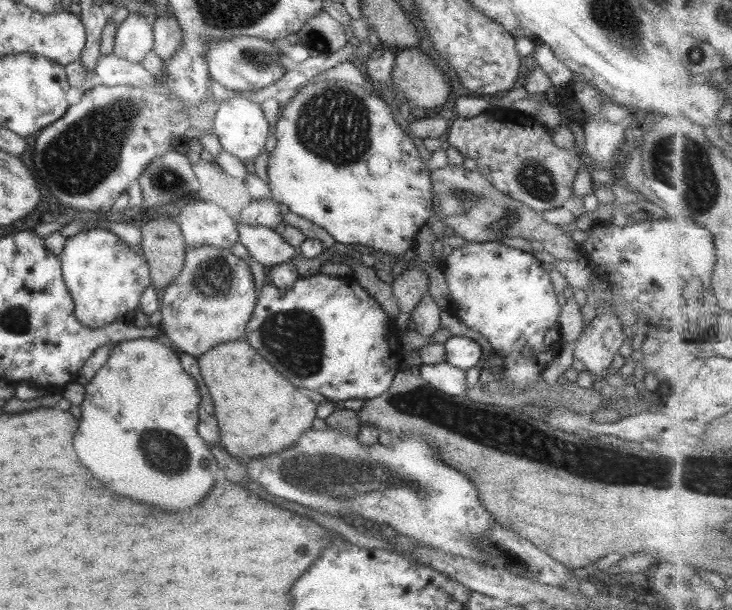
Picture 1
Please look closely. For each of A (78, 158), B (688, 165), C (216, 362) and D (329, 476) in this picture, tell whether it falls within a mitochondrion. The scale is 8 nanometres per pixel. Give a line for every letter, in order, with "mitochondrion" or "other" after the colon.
A: mitochondrion
B: mitochondrion
C: other
D: mitochondrion

